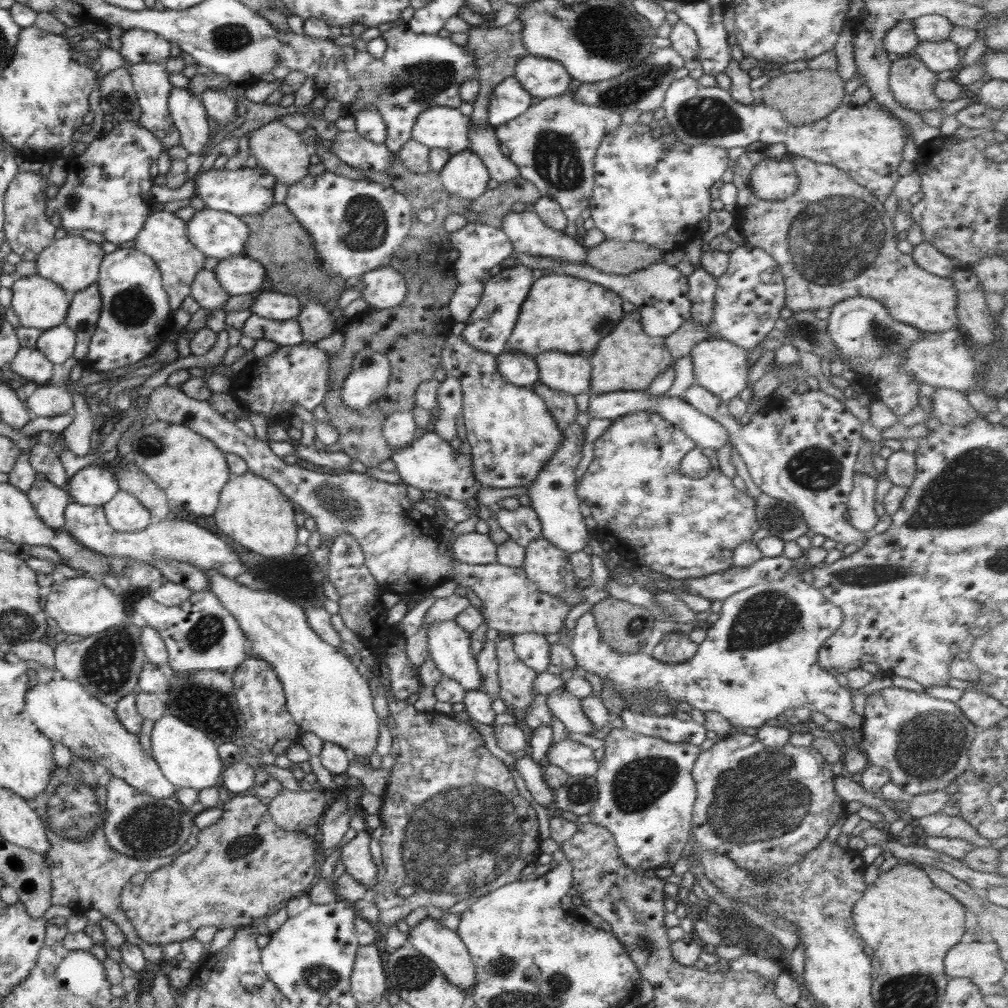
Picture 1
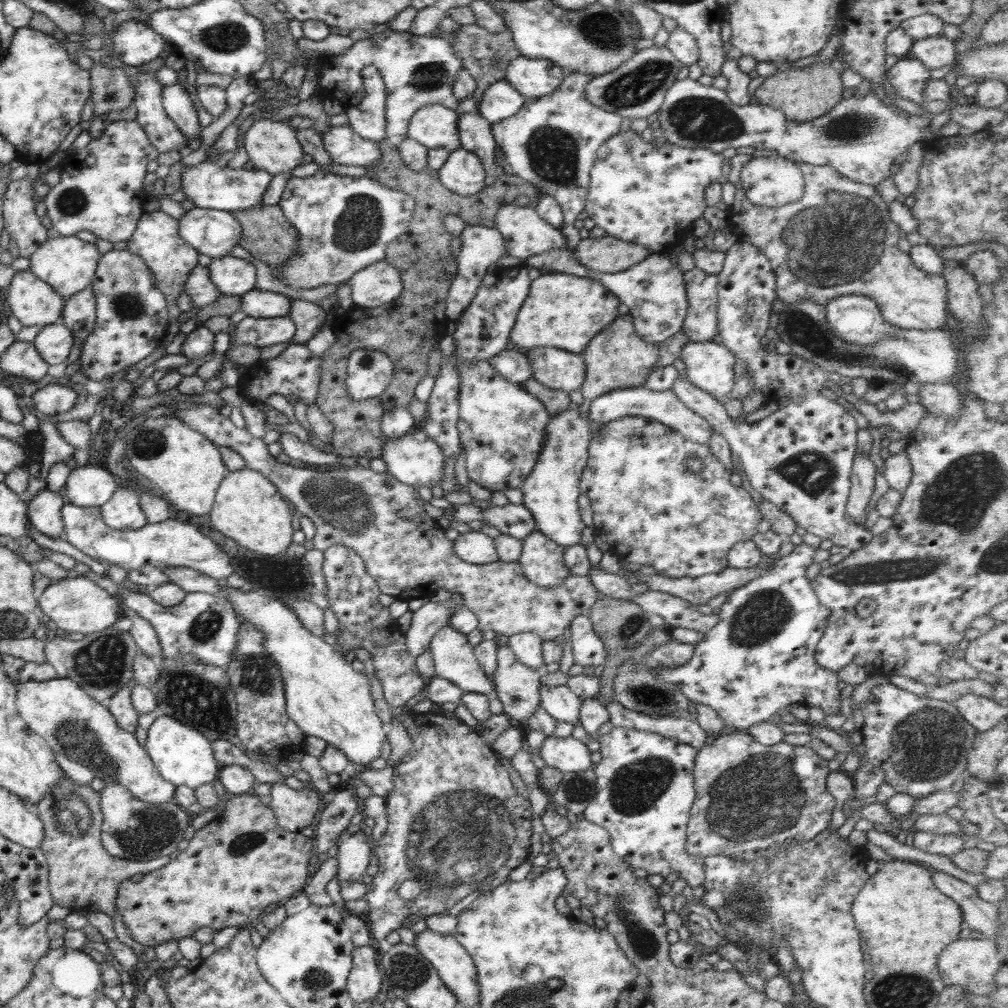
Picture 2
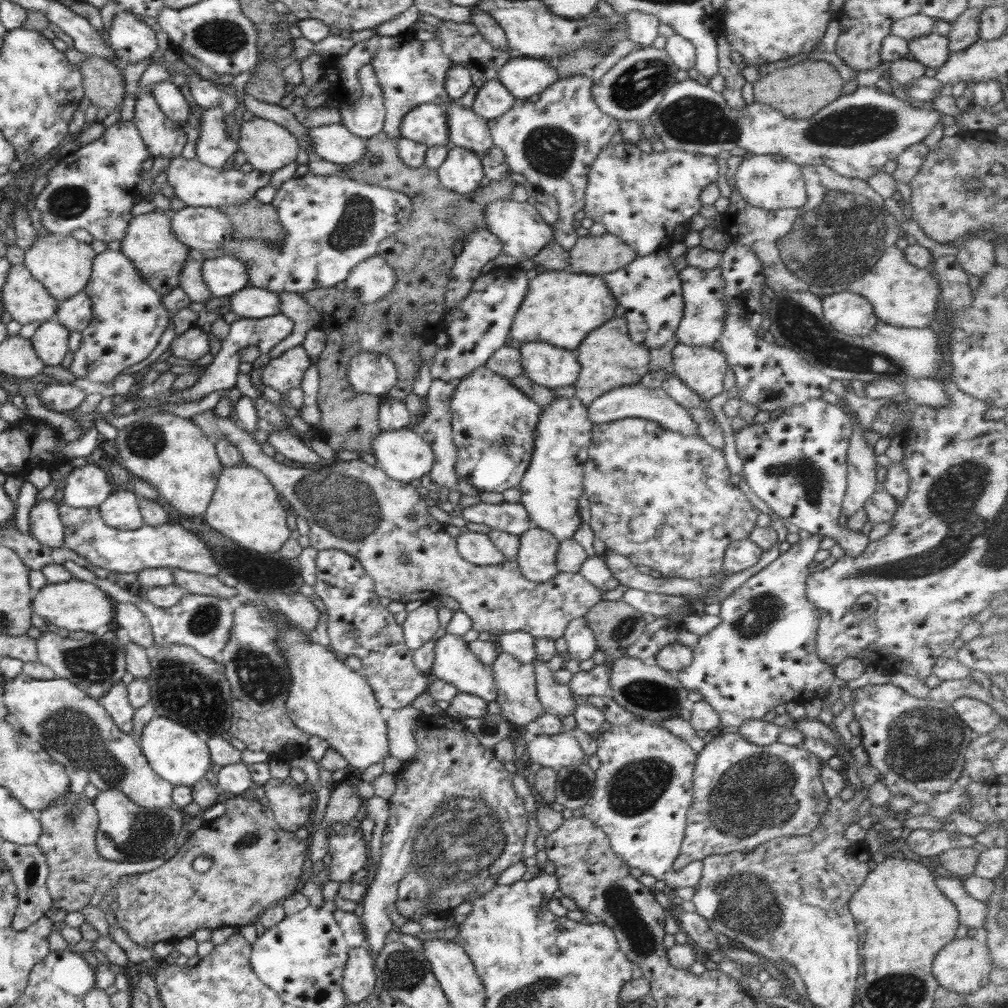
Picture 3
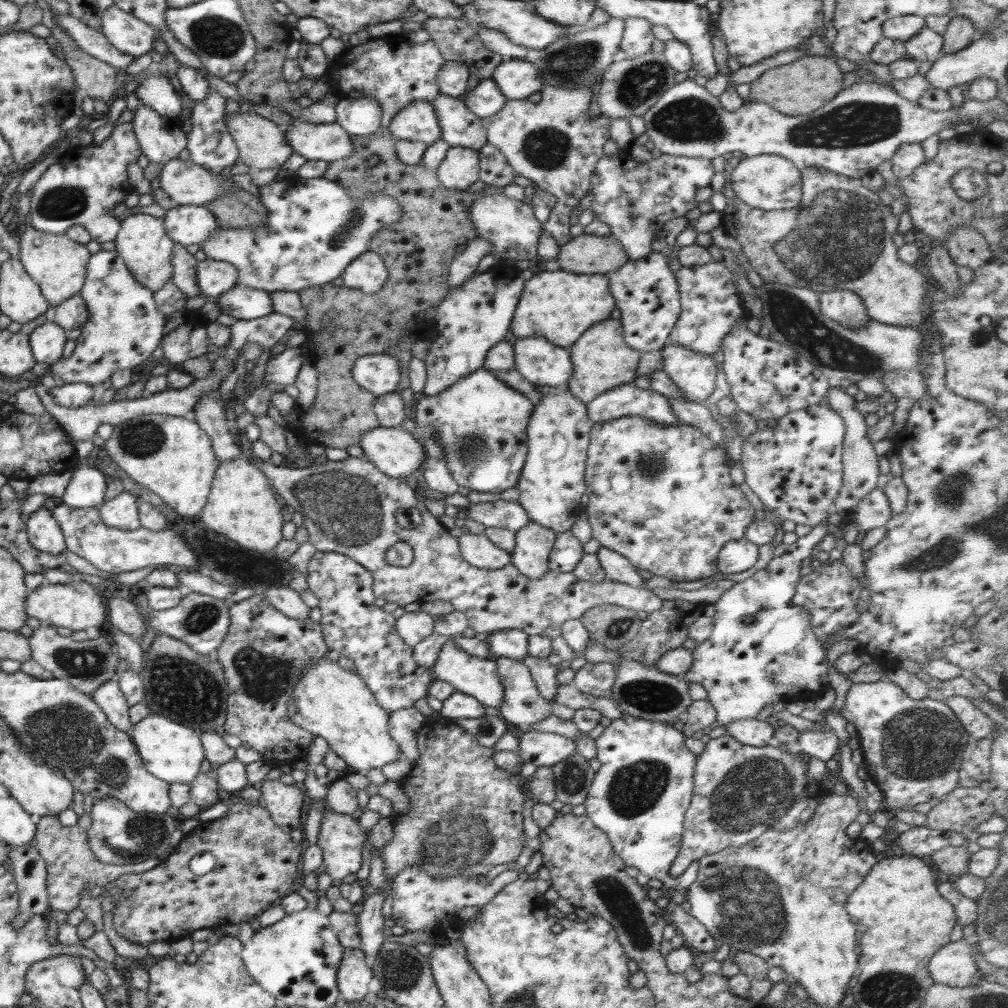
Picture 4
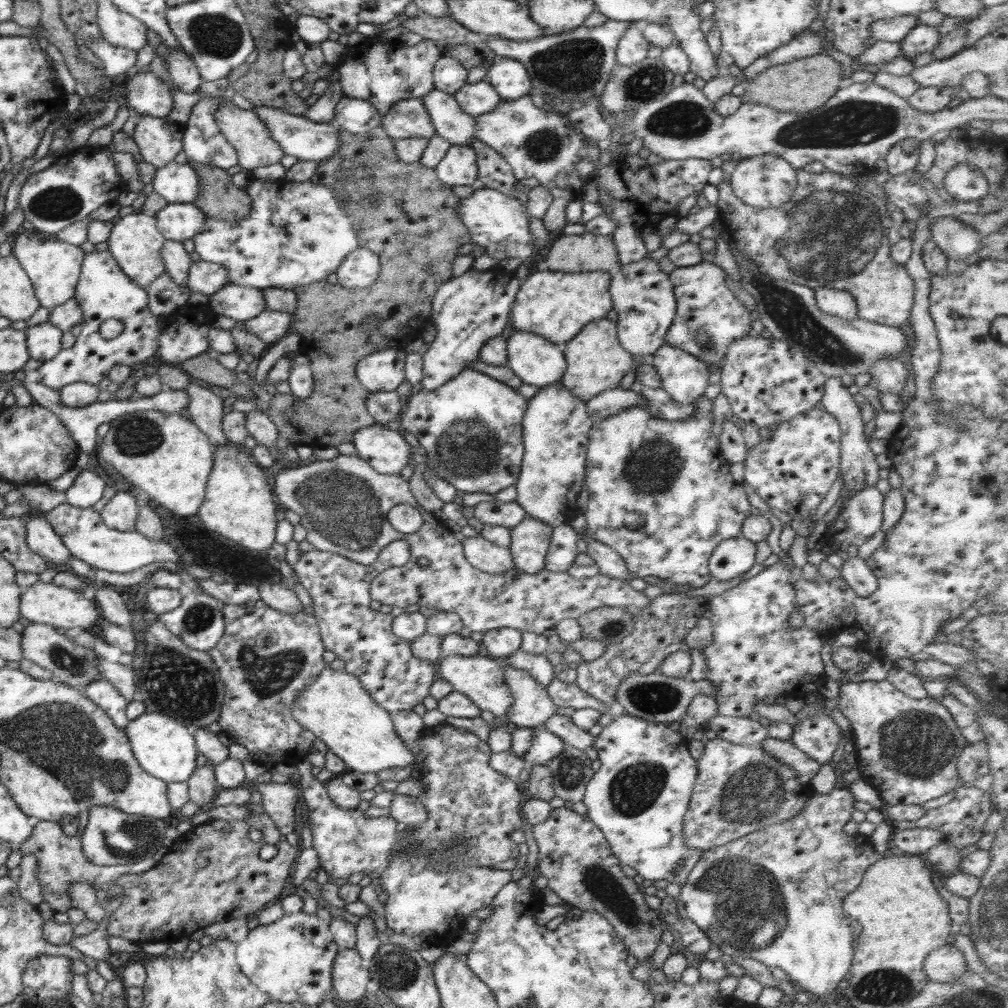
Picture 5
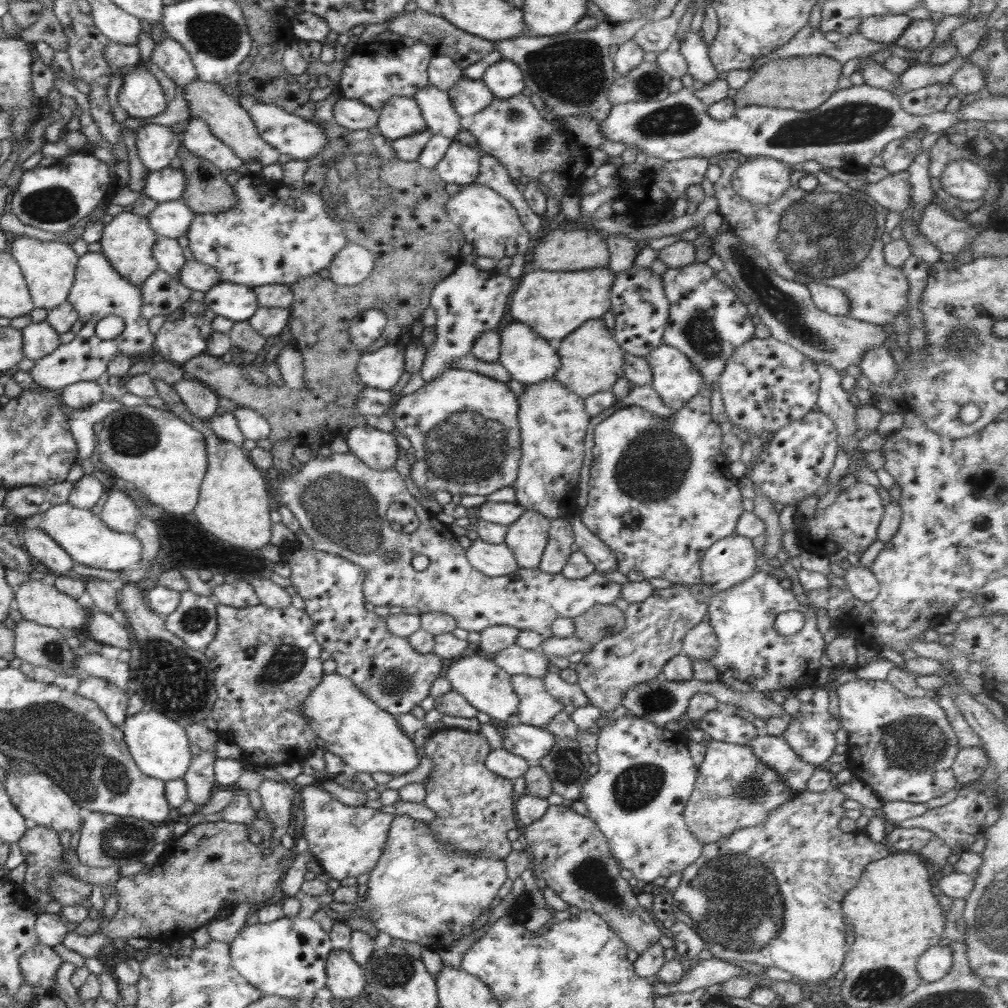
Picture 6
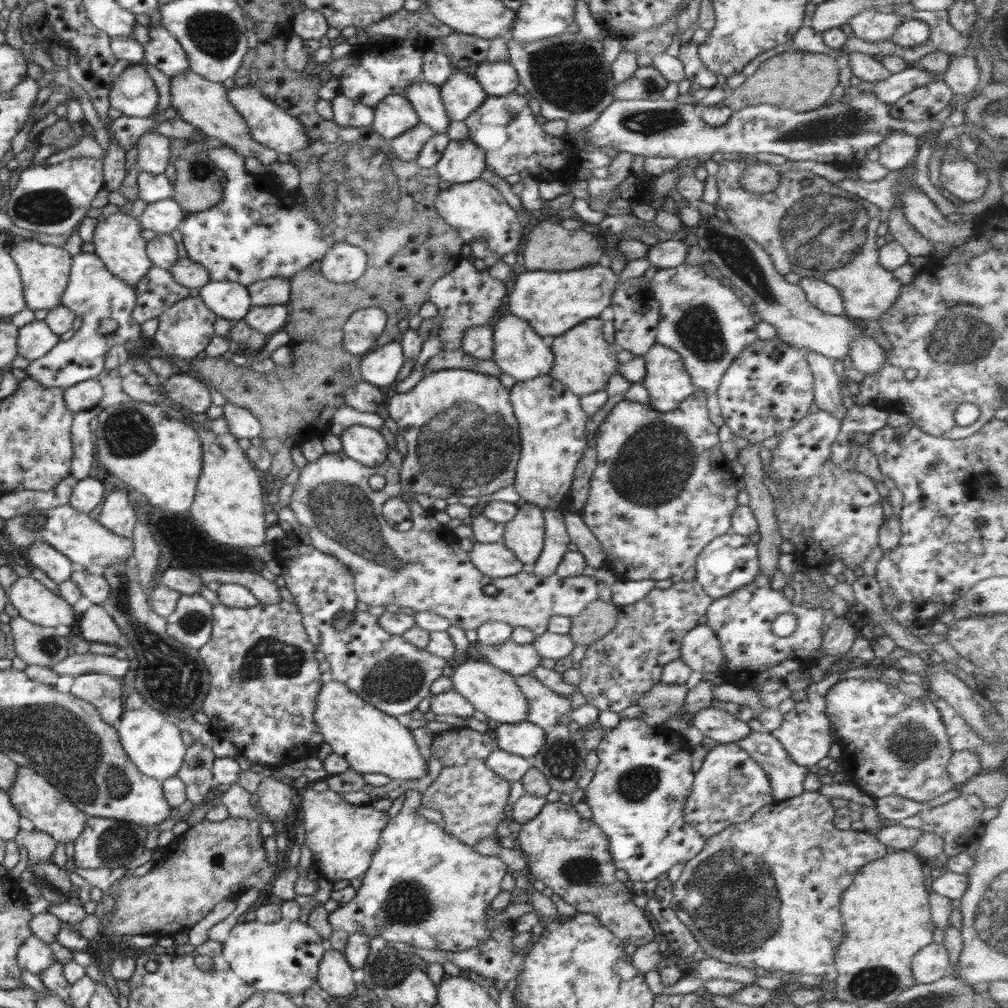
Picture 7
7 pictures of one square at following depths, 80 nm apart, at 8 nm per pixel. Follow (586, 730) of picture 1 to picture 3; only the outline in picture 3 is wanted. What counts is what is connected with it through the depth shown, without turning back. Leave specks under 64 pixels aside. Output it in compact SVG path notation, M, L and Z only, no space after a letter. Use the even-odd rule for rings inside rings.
M544 661L533 662L537 695L545 708L545 712L553 714L556 718L562 719L565 714L575 712L576 706L573 699L574 694L570 687L558 684L553 677L553 671L549 664Z

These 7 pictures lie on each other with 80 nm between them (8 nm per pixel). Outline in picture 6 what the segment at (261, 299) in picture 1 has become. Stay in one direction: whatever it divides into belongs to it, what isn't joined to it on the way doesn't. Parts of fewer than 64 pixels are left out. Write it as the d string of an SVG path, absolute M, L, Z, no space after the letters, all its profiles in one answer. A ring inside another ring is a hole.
M224 281L205 292L203 303L215 315L233 321L247 321L259 307L253 287Z

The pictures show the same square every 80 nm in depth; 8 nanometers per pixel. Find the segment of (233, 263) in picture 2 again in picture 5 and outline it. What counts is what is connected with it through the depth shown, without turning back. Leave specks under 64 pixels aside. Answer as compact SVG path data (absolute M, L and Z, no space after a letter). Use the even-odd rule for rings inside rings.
M198 260L192 262L188 269L187 287L191 292L210 296L228 283L228 271L220 264Z

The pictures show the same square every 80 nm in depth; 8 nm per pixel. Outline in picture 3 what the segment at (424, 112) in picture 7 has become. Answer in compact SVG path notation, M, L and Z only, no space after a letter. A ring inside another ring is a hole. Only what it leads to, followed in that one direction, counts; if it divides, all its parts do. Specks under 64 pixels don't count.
M457 100L446 106L449 139L454 147L467 148L480 158L487 155L487 150L494 145L490 136L488 120L460 105Z

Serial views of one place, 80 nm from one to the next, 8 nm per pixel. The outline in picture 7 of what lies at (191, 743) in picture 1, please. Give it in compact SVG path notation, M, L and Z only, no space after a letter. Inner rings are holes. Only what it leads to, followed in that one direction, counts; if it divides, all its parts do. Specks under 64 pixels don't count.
M144 706L138 710L124 711L115 729L120 736L122 749L142 774L159 781L176 777L184 762L186 746L180 728L173 723L172 719L151 706Z

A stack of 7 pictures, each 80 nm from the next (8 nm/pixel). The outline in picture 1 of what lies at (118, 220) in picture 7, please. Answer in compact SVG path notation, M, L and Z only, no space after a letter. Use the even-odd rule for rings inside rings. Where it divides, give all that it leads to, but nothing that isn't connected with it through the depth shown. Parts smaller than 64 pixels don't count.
M152 211L134 239L134 248L152 257L152 261L160 269L162 286L167 292L170 310L174 314L181 308L181 302L190 294L192 281L200 269L204 269L206 258L204 253L188 240L187 222L173 212Z

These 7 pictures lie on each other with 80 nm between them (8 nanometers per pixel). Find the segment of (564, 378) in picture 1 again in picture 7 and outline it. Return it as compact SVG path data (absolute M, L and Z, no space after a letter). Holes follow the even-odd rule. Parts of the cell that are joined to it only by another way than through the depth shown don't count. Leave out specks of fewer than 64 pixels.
M512 313L501 315L494 324L491 359L501 368L501 372L510 374L517 381L548 375L554 364L553 352L544 344L544 337L536 333L525 320Z

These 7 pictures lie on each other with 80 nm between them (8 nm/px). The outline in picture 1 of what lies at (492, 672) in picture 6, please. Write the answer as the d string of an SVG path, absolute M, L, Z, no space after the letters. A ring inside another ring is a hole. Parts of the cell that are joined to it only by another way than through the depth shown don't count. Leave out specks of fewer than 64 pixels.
M437 620L429 626L427 632L429 657L435 662L436 668L467 691L479 690L483 686L475 656L472 655L470 636L471 633L466 632L455 620Z

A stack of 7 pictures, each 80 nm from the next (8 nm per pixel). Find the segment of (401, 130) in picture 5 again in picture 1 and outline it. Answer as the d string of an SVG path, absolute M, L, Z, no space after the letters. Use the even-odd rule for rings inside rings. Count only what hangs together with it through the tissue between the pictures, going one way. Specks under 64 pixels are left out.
M437 106L422 112L411 138L428 148L445 148L451 155L469 148L471 119L457 109Z

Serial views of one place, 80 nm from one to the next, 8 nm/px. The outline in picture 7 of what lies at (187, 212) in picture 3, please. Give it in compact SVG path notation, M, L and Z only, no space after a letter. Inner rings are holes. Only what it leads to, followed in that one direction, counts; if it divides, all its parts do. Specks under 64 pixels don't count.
M172 198L148 203L138 217L141 227L169 234L182 222L184 209Z

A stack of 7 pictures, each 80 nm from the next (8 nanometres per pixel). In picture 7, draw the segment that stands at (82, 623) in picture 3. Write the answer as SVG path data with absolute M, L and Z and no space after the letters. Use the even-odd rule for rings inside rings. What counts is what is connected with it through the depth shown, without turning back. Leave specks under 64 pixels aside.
M31 576L18 577L6 592L8 602L18 614L34 624L56 628L60 624L71 627L79 615L64 598L56 596Z

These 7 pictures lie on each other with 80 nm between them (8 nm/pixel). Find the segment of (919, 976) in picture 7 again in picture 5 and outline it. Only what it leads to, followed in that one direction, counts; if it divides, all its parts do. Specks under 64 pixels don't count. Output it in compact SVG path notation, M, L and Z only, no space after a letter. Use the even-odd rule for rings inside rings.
M946 944L930 952L924 960L924 973L929 981L950 983L960 980L966 972L970 972L965 956L954 946Z

